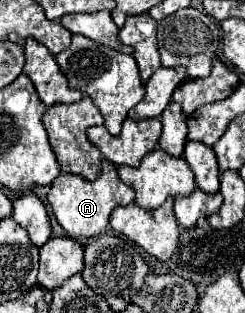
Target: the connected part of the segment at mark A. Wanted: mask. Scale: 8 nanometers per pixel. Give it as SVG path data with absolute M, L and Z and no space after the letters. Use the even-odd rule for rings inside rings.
M101 160L101 176L97 180L89 182L81 176L61 174L59 178L55 178L55 182L47 194L47 200L53 208L57 222L71 238L97 238L107 230L113 208L117 208L121 204L131 204L135 200L135 190L131 190L129 186L125 186L119 180L115 164Z

